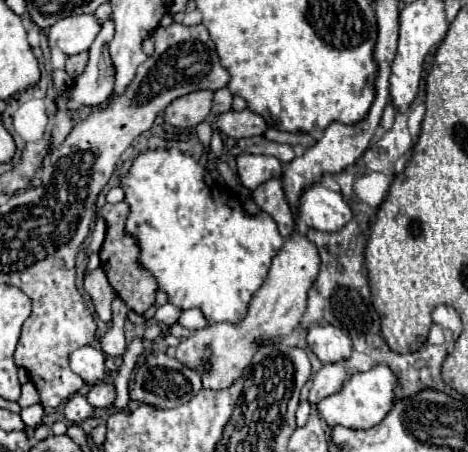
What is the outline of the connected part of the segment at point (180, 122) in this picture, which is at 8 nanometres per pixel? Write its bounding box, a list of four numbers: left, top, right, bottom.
[165,91,213,127]

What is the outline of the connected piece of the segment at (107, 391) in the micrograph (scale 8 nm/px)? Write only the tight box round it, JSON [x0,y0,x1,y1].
[87,381,115,407]

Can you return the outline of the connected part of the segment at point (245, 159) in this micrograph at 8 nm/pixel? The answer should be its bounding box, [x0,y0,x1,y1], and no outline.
[237,153,283,189]

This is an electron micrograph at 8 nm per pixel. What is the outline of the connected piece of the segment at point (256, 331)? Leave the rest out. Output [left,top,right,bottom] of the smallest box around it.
[175,227,321,389]

